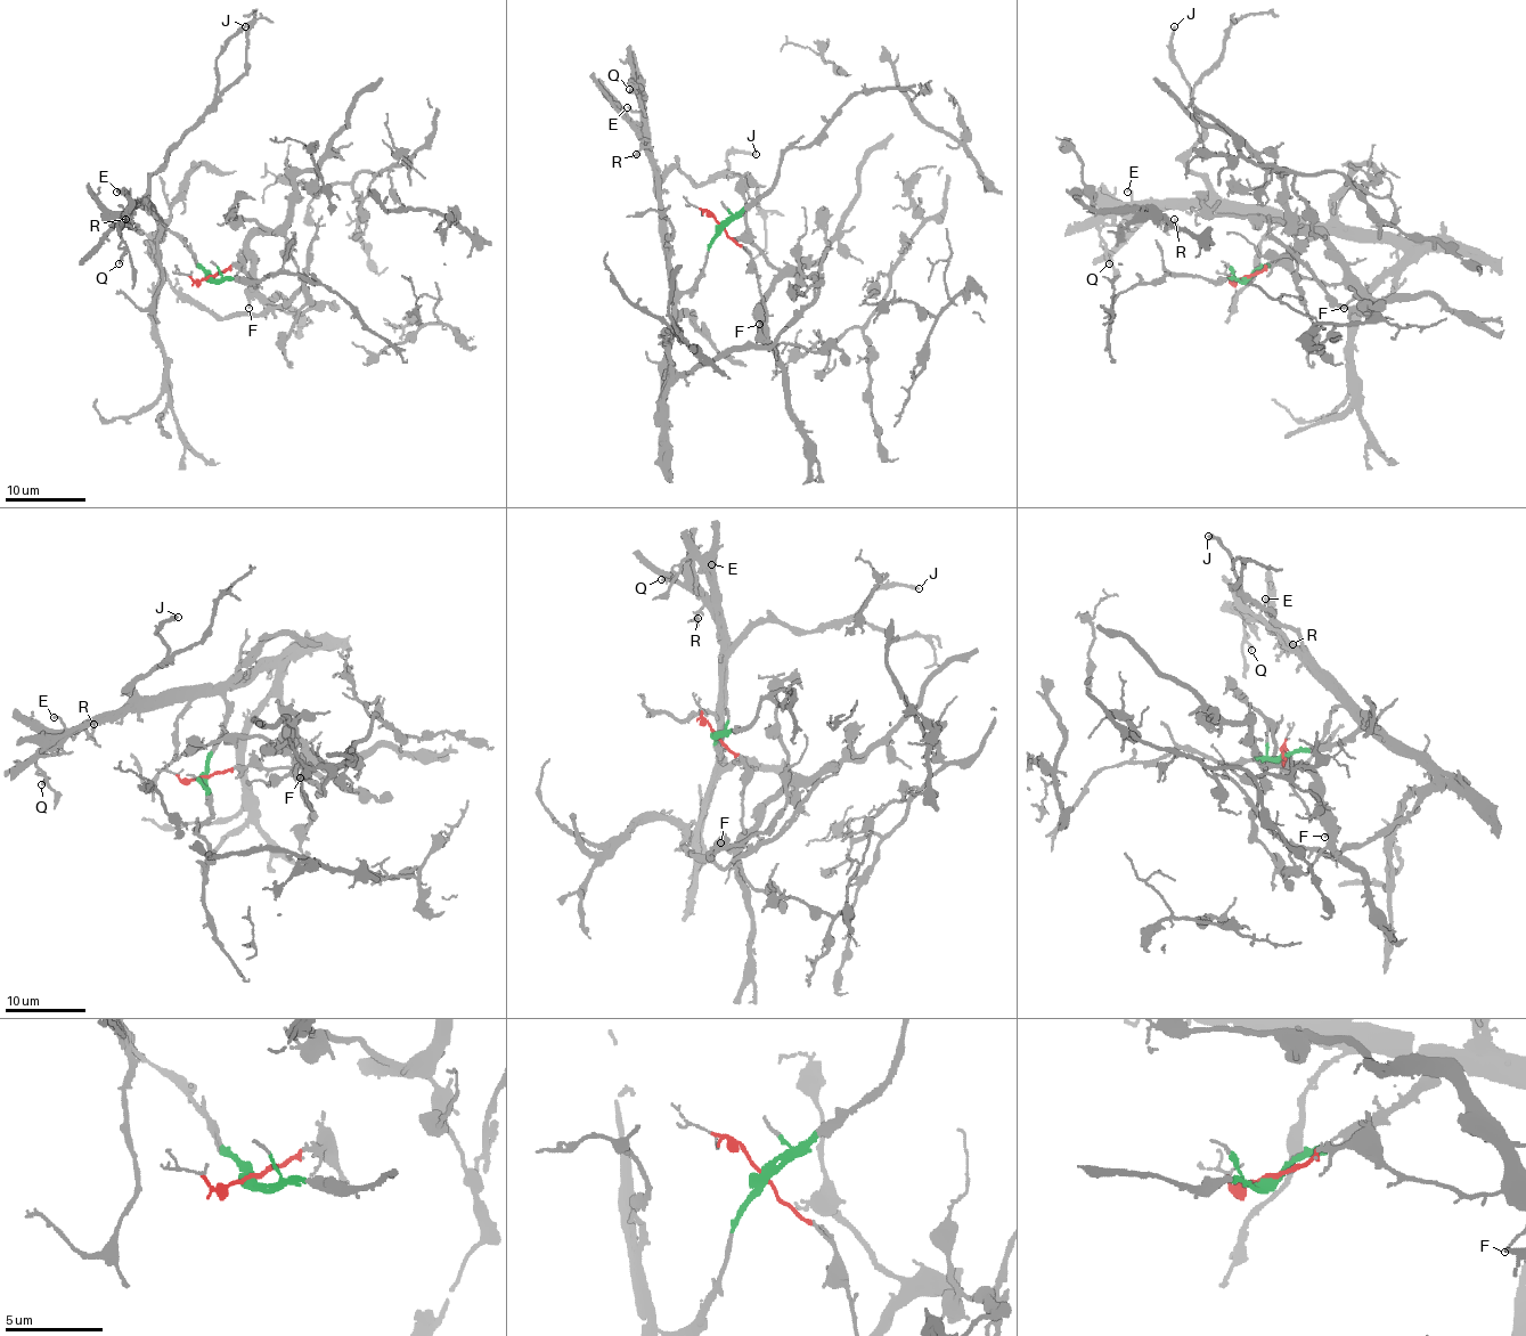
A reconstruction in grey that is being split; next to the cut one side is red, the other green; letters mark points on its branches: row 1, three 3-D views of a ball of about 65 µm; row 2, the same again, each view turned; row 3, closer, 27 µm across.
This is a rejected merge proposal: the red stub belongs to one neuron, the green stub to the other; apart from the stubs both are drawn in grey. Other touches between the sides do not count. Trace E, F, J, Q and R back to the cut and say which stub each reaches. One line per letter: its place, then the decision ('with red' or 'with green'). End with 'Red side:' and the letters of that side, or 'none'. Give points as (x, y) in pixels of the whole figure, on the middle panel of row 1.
E: at (627, 107); with green
F: at (759, 324); with red
J: at (756, 154); with green
Q: at (629, 89); with green
R: at (636, 154); with green
Red side: F

